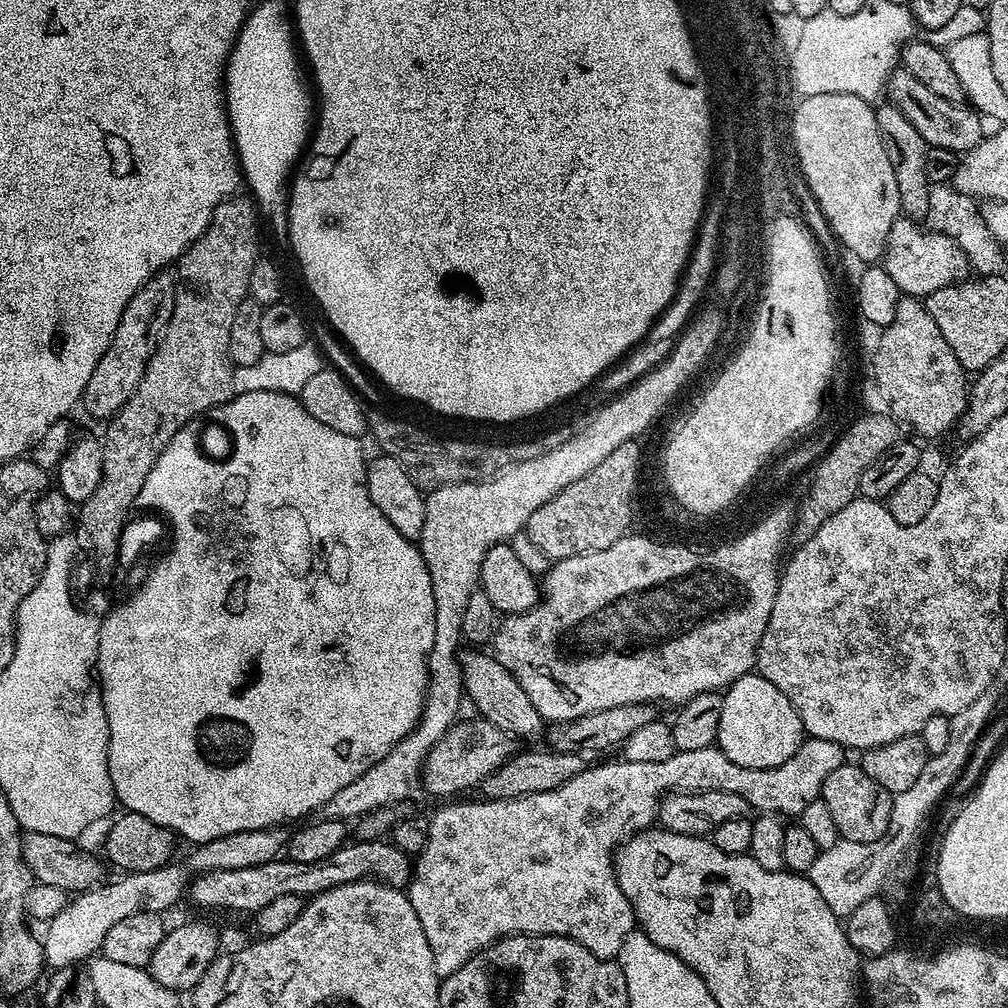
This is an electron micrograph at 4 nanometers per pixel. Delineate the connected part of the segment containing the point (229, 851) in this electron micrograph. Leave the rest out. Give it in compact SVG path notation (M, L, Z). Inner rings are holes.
M283 827L246 830L230 834L226 838L216 838L205 844L197 844L191 849L188 864L169 862L154 870L130 872L121 875L121 880L105 882L89 892L79 893L69 899L68 905L47 921L48 933L43 933L44 959L49 969L67 968L87 961L93 954L101 951L106 930L111 930L122 918L139 912L164 914L185 895L194 874L213 872L214 870L242 870L253 868L277 859L285 851L289 833Z

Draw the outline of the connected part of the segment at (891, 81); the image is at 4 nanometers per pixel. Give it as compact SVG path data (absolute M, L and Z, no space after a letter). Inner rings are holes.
M897 70L889 76L886 88L889 93L892 91L890 102L894 106L898 106L898 110L902 110L902 114L906 114L906 118L910 118L914 130L918 130L918 134L922 134L922 138L928 143L929 148L944 147L955 154L963 154L980 143L982 117L975 108L954 100L938 98L938 94L934 94L934 90L922 86L922 82L918 82L918 78L914 78L914 74L903 70Z

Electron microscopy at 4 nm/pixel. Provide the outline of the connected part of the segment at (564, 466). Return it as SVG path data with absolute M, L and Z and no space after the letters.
M574 433L566 438L562 446L554 446L554 450L535 456L532 460L523 460L512 464L502 472L489 476L486 480L477 480L475 484L451 484L441 488L433 488L427 493L424 505L426 506L426 522L422 522L422 534L418 541L420 553L424 555L426 566L430 570L430 582L434 590L434 646L428 655L428 691L424 693L424 709L420 711L420 720L402 742L398 742L366 774L354 778L350 786L338 790L330 802L322 810L323 819L343 820L345 822L359 821L361 816L368 816L379 808L391 808L400 806L400 803L411 794L422 780L424 759L428 757L428 751L457 721L459 700L464 698L464 675L460 669L460 655L462 652L462 622L465 617L466 606L469 605L470 596L477 592L480 583L480 567L482 558L486 558L486 550L495 544L503 544L511 541L512 537L525 531L528 526L530 514L538 510L550 498L554 498L566 486L578 482L578 458L584 454L582 444L578 442L582 436Z

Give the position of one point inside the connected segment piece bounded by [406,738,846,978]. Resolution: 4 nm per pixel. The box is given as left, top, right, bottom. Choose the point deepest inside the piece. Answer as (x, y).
(540, 865)

